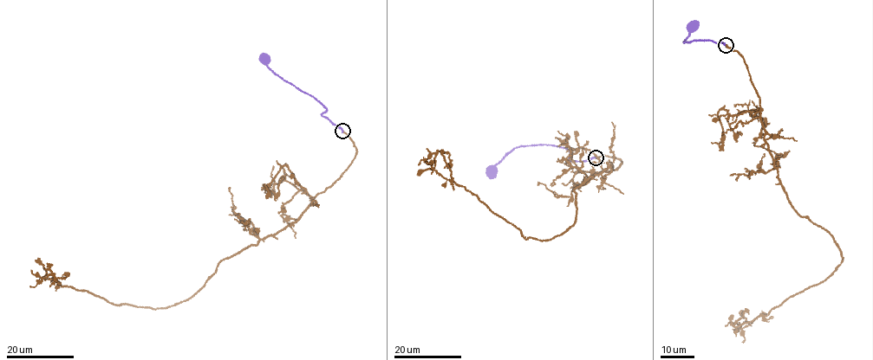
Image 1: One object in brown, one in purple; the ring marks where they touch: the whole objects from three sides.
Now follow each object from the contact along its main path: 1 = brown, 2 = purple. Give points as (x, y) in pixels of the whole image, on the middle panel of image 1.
1: (596, 157), (622, 161), (576, 188), (574, 224), (543, 240), (524, 238), (456, 183), (441, 152), (418, 173)
2: (596, 157), (570, 161), (570, 152), (561, 146), (521, 145), (495, 165), (493, 170)

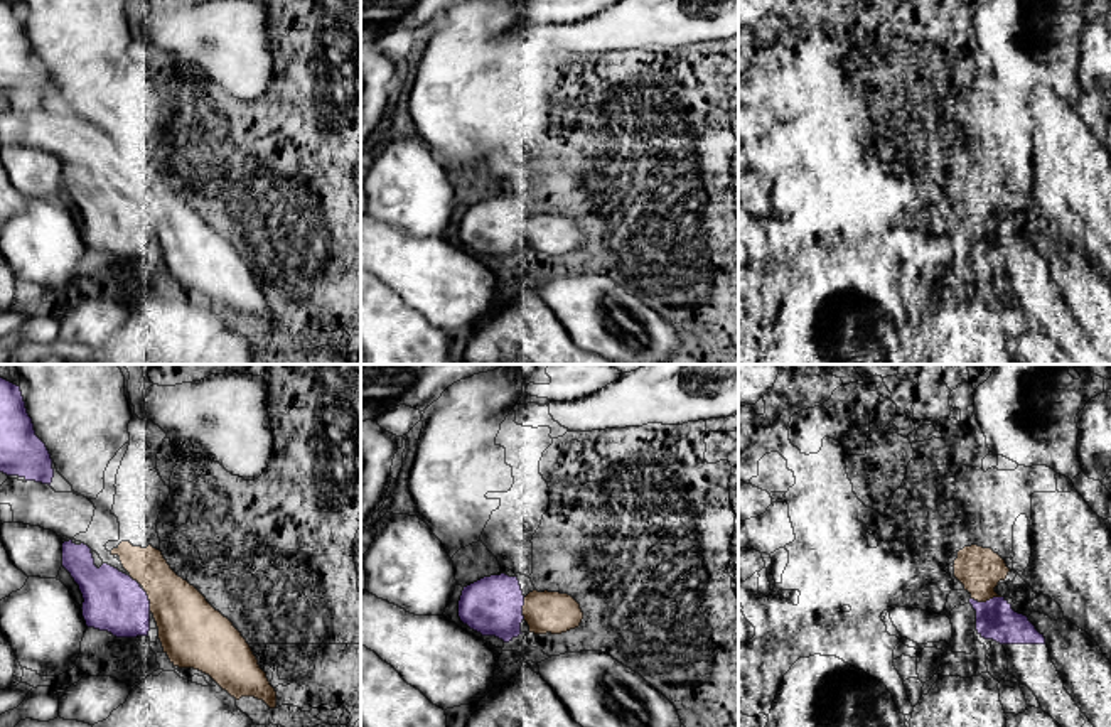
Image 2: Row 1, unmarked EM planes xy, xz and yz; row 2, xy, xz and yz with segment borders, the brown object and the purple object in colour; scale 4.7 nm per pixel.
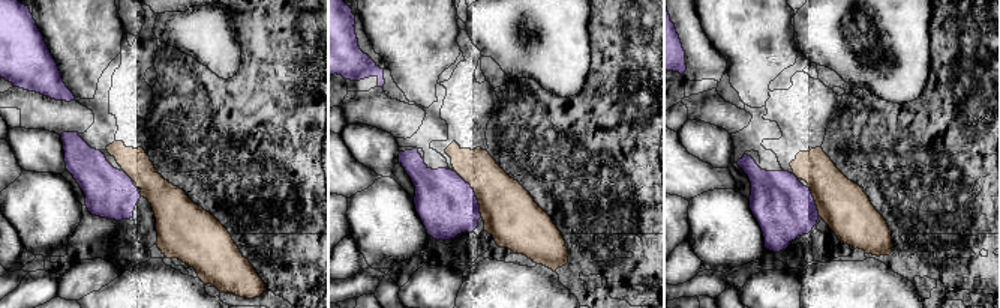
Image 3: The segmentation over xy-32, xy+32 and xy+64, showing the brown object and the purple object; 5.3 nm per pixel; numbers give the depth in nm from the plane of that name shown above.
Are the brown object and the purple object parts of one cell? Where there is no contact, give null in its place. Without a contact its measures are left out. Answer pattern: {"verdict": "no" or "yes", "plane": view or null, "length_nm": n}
{"verdict": "no", "plane": "yz", "length_nm": 140}

